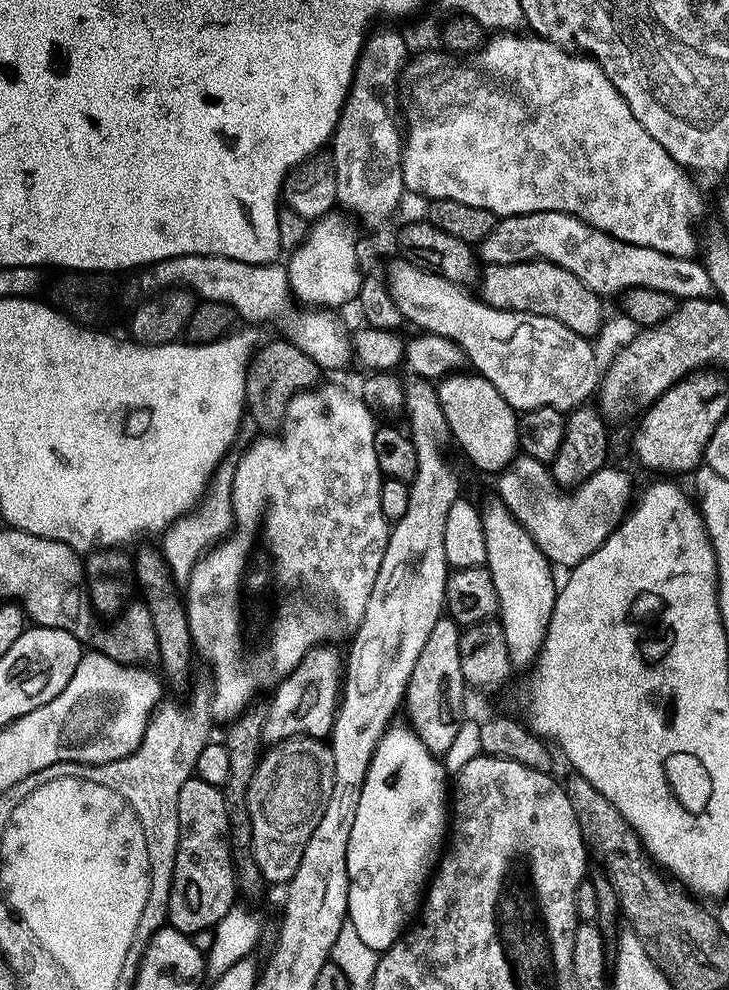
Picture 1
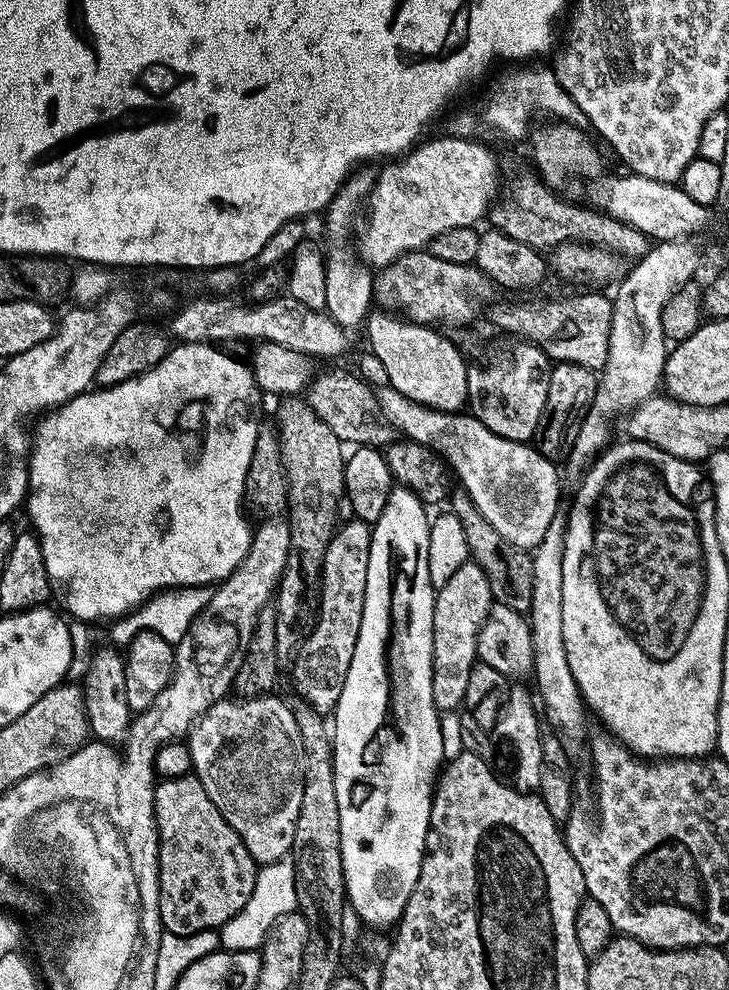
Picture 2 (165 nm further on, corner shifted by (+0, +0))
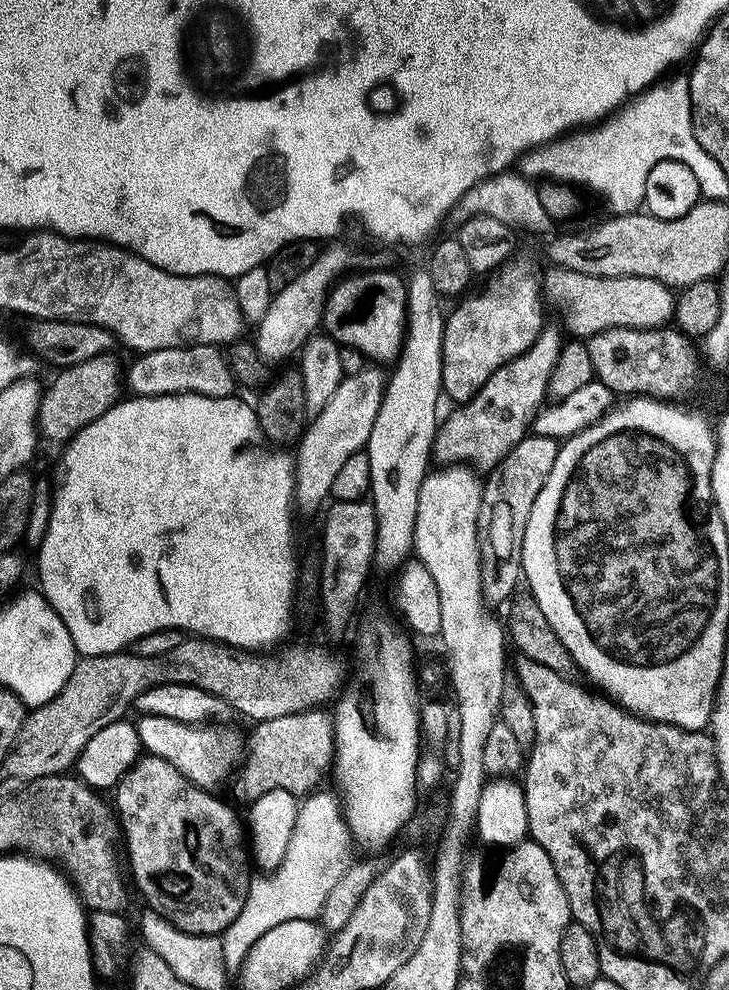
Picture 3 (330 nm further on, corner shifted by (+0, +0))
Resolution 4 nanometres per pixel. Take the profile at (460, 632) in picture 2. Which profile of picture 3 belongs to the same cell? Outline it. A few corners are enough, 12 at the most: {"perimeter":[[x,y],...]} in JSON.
{"perimeter":[[529,434],[483,481],[476,533],[484,598],[521,583],[534,498],[558,458]]}

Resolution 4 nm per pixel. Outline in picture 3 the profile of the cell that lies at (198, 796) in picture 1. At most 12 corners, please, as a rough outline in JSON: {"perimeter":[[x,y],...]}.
{"perimeter":[[170,762],[114,787],[136,888],[220,936],[254,877],[246,824]]}

